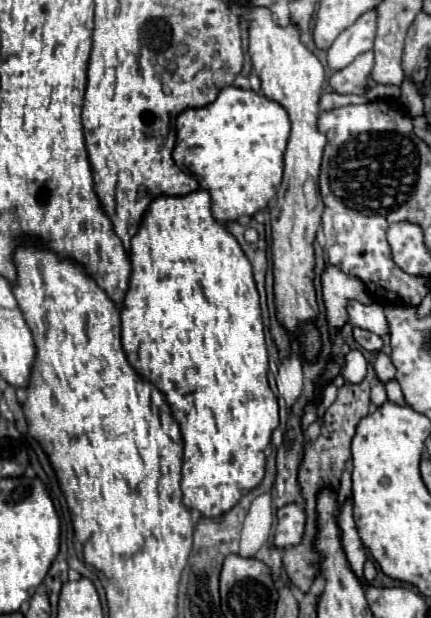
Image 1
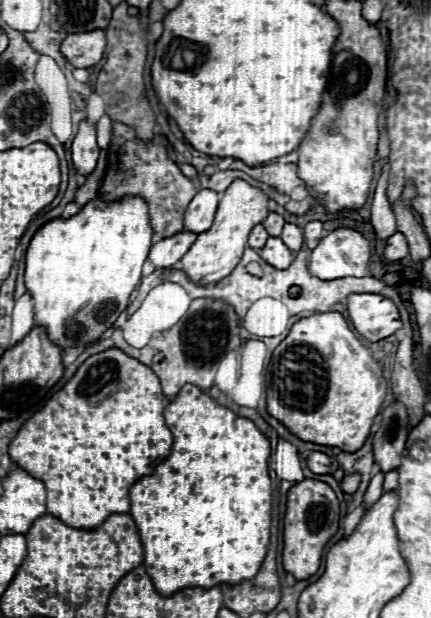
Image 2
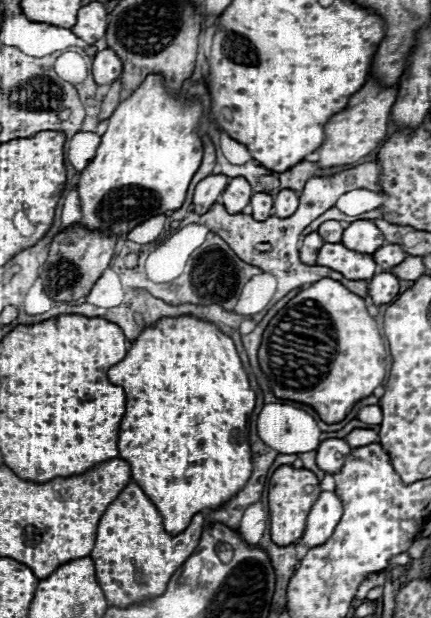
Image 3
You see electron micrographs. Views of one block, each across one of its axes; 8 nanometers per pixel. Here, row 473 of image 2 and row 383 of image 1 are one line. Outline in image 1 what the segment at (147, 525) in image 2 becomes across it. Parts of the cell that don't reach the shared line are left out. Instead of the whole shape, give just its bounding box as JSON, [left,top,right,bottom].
[120,190,278,516]

